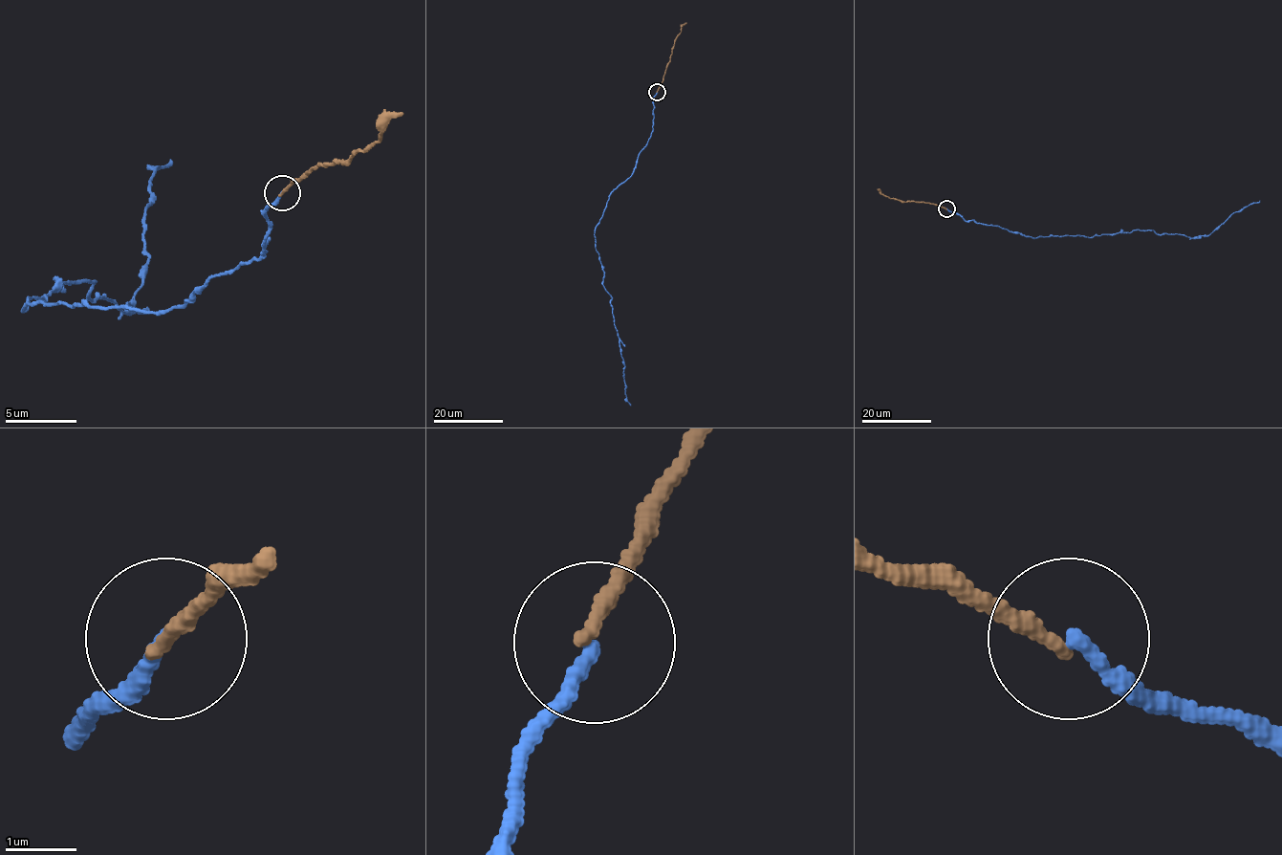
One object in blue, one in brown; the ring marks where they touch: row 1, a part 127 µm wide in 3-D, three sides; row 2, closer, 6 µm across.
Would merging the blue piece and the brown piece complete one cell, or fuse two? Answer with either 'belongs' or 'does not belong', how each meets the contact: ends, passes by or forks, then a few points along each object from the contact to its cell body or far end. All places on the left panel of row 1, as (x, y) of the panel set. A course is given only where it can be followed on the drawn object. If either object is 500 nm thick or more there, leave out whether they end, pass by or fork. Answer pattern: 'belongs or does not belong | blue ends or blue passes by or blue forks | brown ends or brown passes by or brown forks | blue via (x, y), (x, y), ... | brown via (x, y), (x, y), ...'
belongs | blue ends | brown ends | blue via (283, 193), (265, 211), (265, 251), (184, 303), (23, 311), (59, 278), (130, 303), (169, 158) | brown via (283, 193), (304, 172), (318, 164), (343, 162), (379, 140), (403, 112)

